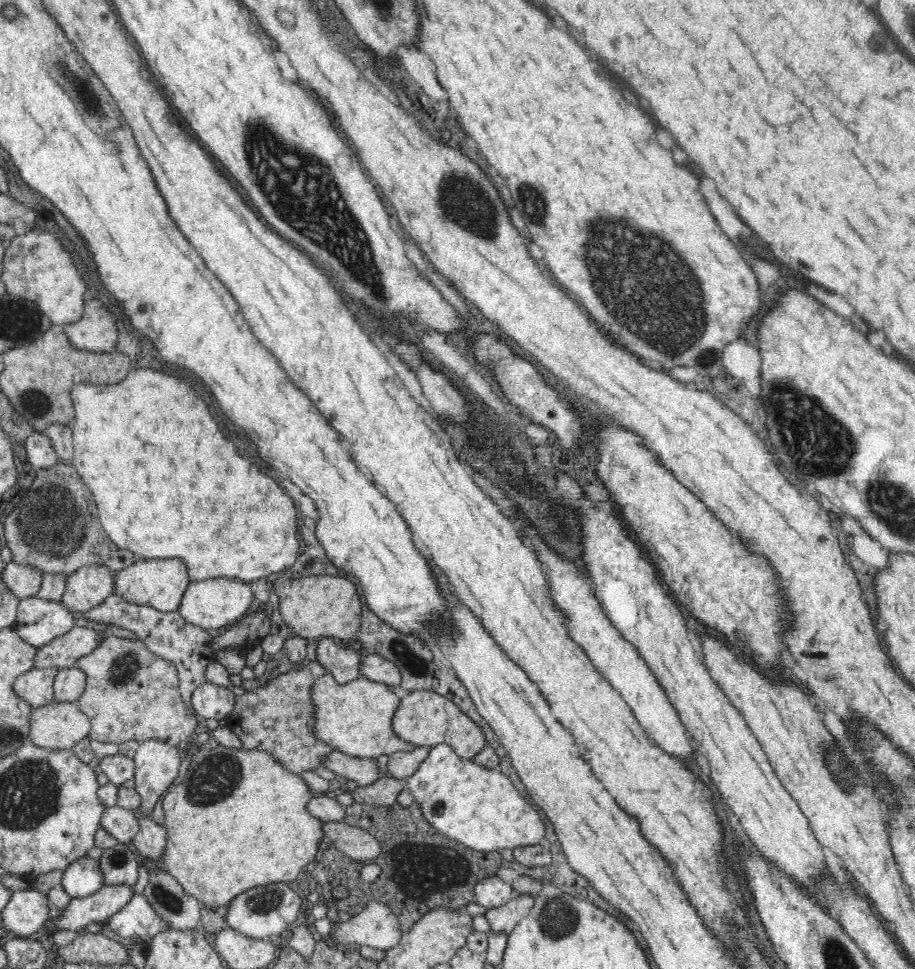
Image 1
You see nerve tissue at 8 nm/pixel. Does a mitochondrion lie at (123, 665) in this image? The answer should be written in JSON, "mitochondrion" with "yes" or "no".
{"mitochondrion":"yes"}

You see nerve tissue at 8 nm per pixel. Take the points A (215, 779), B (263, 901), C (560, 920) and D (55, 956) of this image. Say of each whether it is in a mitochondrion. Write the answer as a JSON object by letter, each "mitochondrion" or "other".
{"A":"mitochondrion","B":"mitochondrion","C":"mitochondrion","D":"other"}

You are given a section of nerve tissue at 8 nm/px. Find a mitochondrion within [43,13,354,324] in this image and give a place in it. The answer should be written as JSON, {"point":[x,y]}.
{"point":[79,87]}

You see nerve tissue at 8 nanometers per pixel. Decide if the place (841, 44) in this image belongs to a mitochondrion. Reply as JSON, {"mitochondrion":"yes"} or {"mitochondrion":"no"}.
{"mitochondrion":"no"}

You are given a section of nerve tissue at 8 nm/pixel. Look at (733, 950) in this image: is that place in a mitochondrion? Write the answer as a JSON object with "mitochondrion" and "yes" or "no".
{"mitochondrion":"no"}

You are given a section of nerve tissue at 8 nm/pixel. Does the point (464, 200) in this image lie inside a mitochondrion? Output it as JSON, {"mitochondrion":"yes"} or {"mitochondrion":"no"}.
{"mitochondrion":"yes"}

